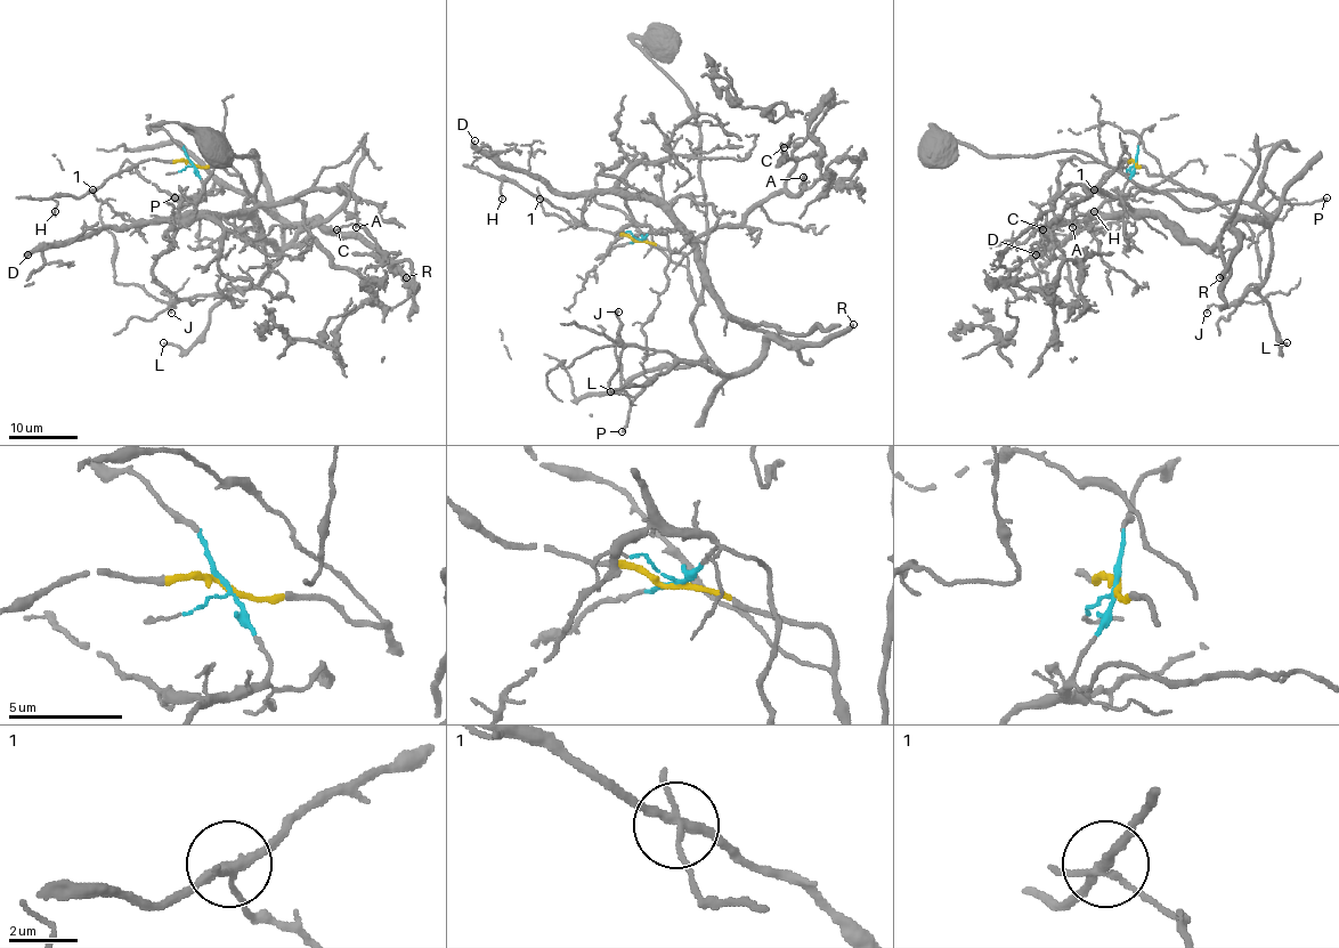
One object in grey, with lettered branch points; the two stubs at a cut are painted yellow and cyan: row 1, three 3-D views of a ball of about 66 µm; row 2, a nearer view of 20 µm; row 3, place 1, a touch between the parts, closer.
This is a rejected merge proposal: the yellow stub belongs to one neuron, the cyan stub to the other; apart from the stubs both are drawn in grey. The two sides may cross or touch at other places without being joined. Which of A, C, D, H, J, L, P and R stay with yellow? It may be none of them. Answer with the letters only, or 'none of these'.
H, J, L, P, R

